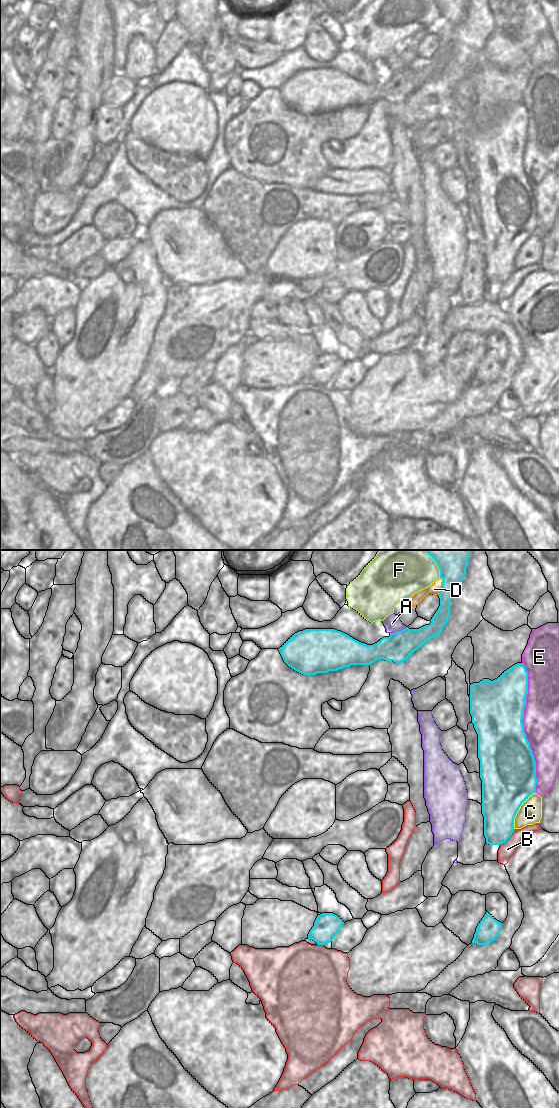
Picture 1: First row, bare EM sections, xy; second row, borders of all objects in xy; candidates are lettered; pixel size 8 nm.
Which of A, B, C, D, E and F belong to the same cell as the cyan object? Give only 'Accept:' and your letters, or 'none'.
Accept: none

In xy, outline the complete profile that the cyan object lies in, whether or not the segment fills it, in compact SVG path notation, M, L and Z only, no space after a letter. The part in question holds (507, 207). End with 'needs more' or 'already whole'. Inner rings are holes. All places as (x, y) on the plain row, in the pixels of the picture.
M523 103L493 121L483 119L470 125L470 154L478 174L484 276L489 285L501 285L510 278L520 246L536 233L536 202L522 162L527 134L528 112Z | already whole

